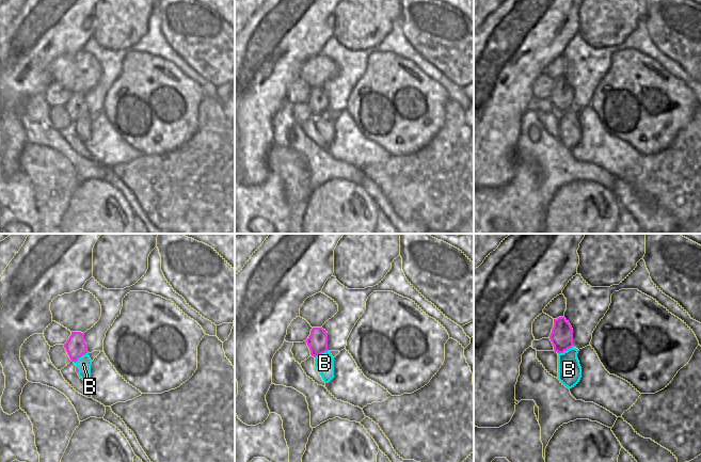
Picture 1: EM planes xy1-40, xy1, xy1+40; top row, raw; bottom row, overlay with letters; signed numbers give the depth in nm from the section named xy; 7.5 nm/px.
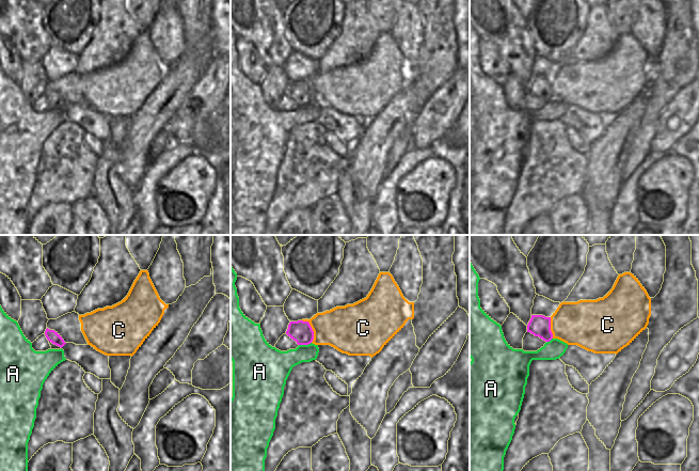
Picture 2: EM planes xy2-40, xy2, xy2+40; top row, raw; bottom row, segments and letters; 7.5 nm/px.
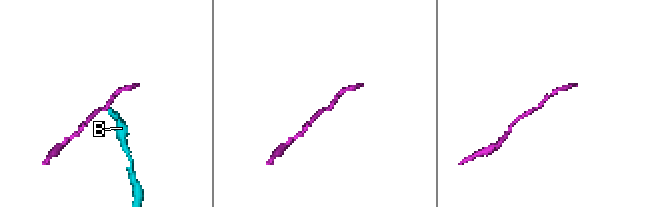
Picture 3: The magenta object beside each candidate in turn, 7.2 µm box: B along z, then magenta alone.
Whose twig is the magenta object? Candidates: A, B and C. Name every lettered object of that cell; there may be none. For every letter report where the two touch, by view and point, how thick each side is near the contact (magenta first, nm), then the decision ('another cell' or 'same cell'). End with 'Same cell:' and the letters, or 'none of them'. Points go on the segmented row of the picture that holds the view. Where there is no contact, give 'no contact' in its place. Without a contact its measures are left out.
A: xy2 (304, 344) | 160/200 nm | another cell
B: xy1-40 (80, 356) | 160/110 nm | another cell
C: xy2 (312, 329) | 160/340 nm | another cell
Same cell: none of them

